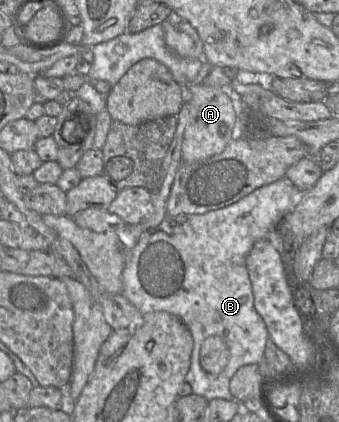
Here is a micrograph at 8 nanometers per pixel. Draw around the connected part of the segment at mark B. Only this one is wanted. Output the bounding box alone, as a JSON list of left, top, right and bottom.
[121,177,303,401]

